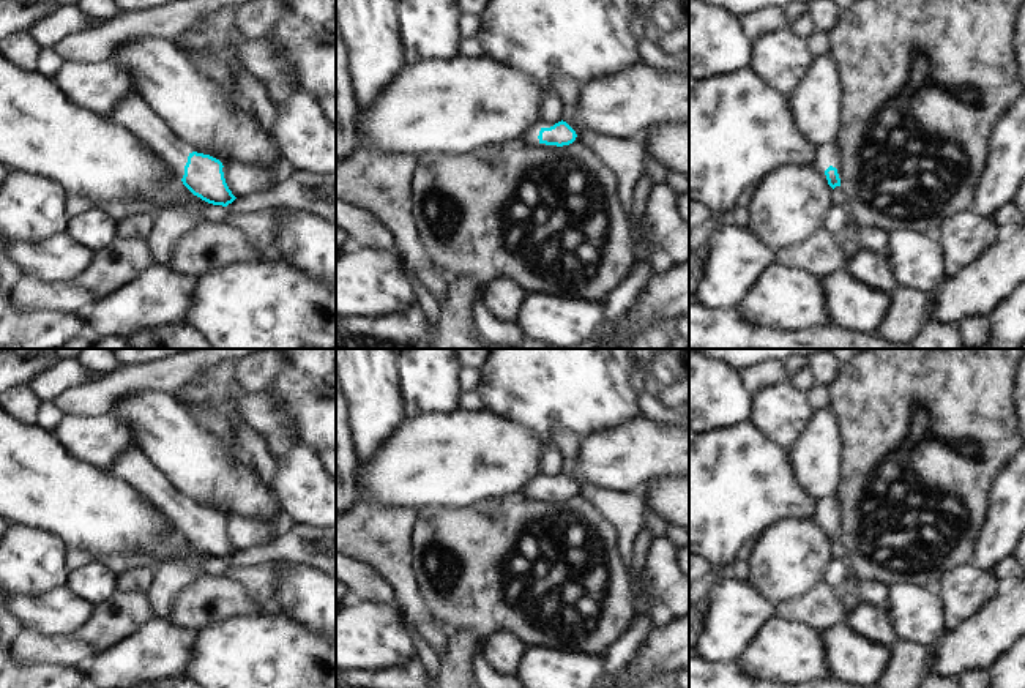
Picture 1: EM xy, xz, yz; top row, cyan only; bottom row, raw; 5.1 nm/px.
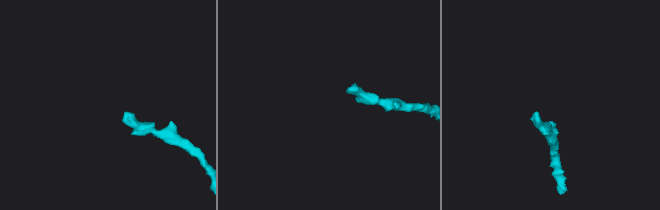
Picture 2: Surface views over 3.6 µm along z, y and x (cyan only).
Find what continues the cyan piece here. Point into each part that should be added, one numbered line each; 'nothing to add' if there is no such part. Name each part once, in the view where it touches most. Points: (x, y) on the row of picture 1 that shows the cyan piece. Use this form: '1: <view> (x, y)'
1: xy (131, 112).

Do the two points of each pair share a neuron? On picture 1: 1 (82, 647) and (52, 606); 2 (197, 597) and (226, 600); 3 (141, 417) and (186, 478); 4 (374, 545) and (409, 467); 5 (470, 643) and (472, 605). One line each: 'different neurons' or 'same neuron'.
1: different neurons
2: same neuron
3: same neuron
4: different neurons
5: different neurons

